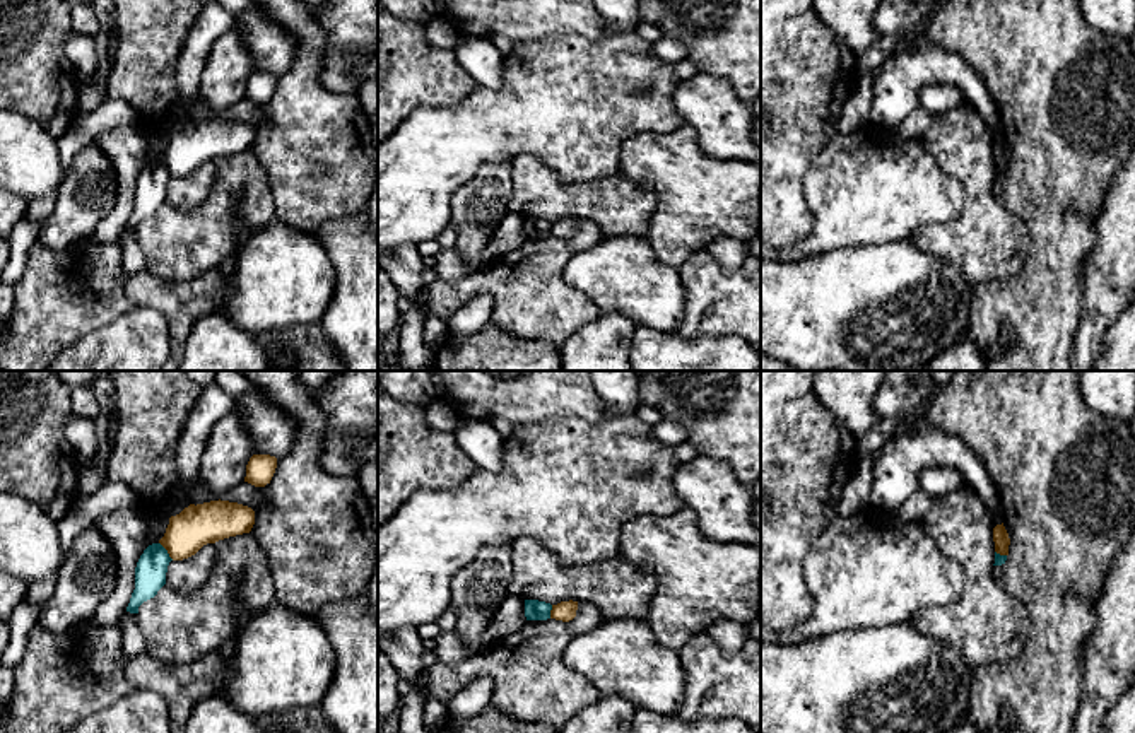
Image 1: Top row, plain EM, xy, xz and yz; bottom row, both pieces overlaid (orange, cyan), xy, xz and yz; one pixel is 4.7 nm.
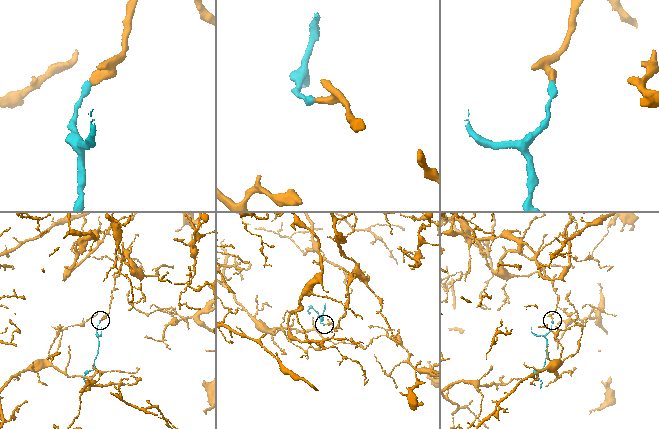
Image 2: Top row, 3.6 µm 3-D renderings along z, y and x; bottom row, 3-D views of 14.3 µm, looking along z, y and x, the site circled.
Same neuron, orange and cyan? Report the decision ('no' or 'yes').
no

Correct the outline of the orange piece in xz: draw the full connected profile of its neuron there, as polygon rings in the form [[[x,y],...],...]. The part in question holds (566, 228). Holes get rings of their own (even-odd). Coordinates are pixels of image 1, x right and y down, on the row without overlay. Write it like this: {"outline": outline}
{"outline": [[[561,219],[557,222],[552,222],[550,236],[569,239],[576,234],[578,219]]]}

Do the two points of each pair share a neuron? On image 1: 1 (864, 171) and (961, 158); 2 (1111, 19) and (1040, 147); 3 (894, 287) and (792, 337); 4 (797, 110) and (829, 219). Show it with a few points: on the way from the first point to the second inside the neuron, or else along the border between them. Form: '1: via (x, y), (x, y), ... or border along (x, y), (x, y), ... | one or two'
1: border along (920, 139), (935, 163), (963, 190) | two
2: border along (1084, 17), (1117, 38) | two
3: via (869, 303), (848, 316), (817, 318) | one
4: border along (838, 134), (814, 159), (804, 178), (805, 202) | two

